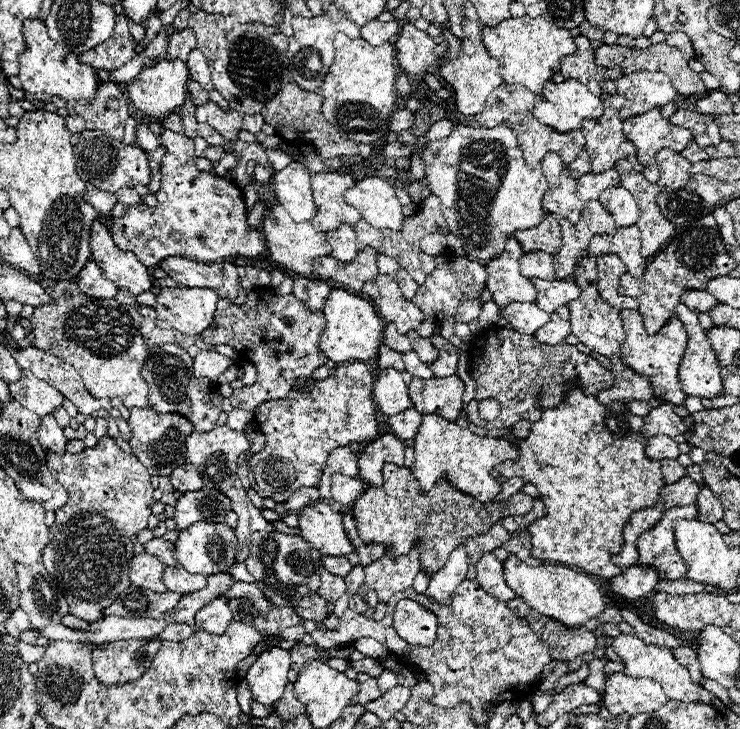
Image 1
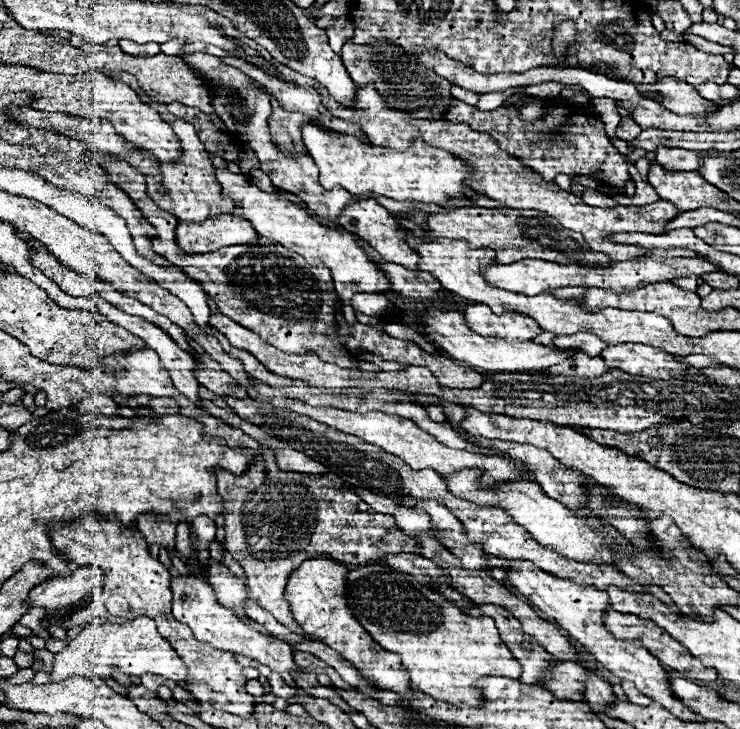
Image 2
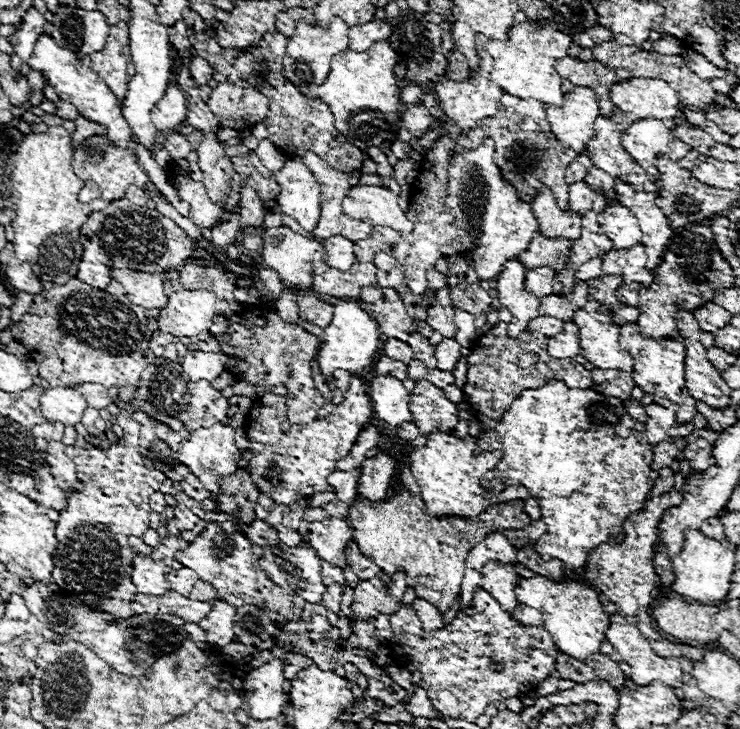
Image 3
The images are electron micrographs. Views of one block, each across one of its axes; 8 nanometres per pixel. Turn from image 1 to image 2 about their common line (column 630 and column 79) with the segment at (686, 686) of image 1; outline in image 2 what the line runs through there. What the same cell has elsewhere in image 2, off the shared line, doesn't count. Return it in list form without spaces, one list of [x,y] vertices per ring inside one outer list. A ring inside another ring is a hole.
[[[138,616],[128,624],[90,624],[86,626],[62,652],[56,654],[50,682],[66,680],[68,676],[84,676],[84,678],[114,678],[112,668],[122,672],[124,676],[140,678],[142,674],[156,674],[170,680],[184,680],[188,668],[178,658],[178,654],[170,648],[170,644],[158,634],[156,624],[148,616]]]

